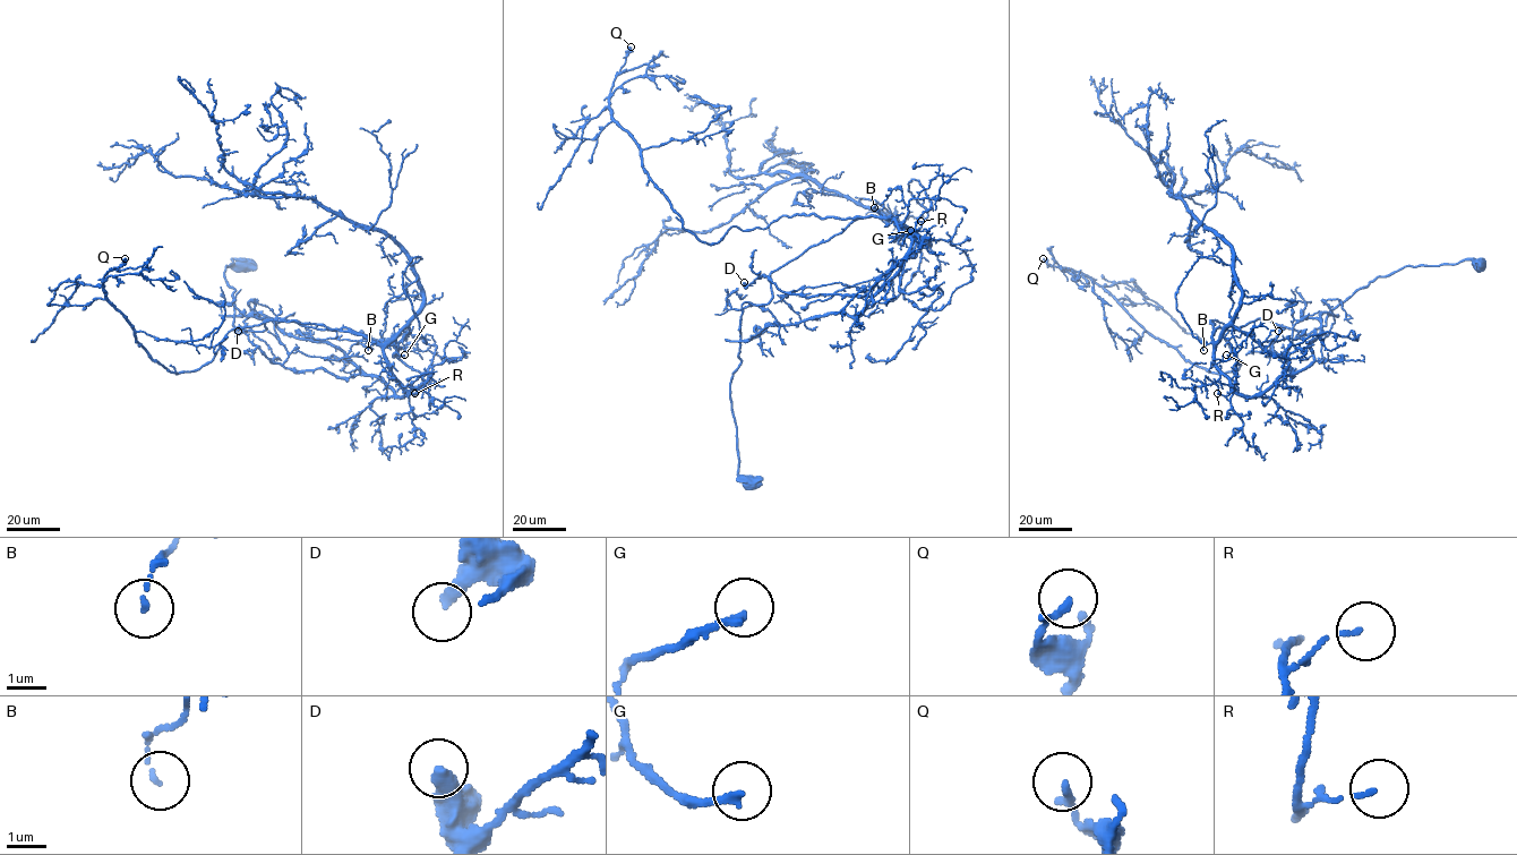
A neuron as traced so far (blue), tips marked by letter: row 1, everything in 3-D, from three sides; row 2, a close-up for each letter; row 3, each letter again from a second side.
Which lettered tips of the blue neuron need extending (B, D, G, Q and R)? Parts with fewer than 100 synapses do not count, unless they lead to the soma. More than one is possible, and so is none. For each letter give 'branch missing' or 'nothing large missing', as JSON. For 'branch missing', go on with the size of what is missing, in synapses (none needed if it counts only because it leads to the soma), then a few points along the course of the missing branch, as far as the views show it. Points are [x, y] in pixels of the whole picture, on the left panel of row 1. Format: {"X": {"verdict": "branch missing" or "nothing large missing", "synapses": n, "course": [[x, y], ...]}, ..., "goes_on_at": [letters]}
{"B": {"verdict": "nothing large missing"}, "D": {"verdict": "nothing large missing"}, "G": {"verdict": "nothing large missing"}, "Q": {"verdict": "nothing large missing"}, "R": {"verdict": "nothing large missing"}, "goes_on_at": []}

